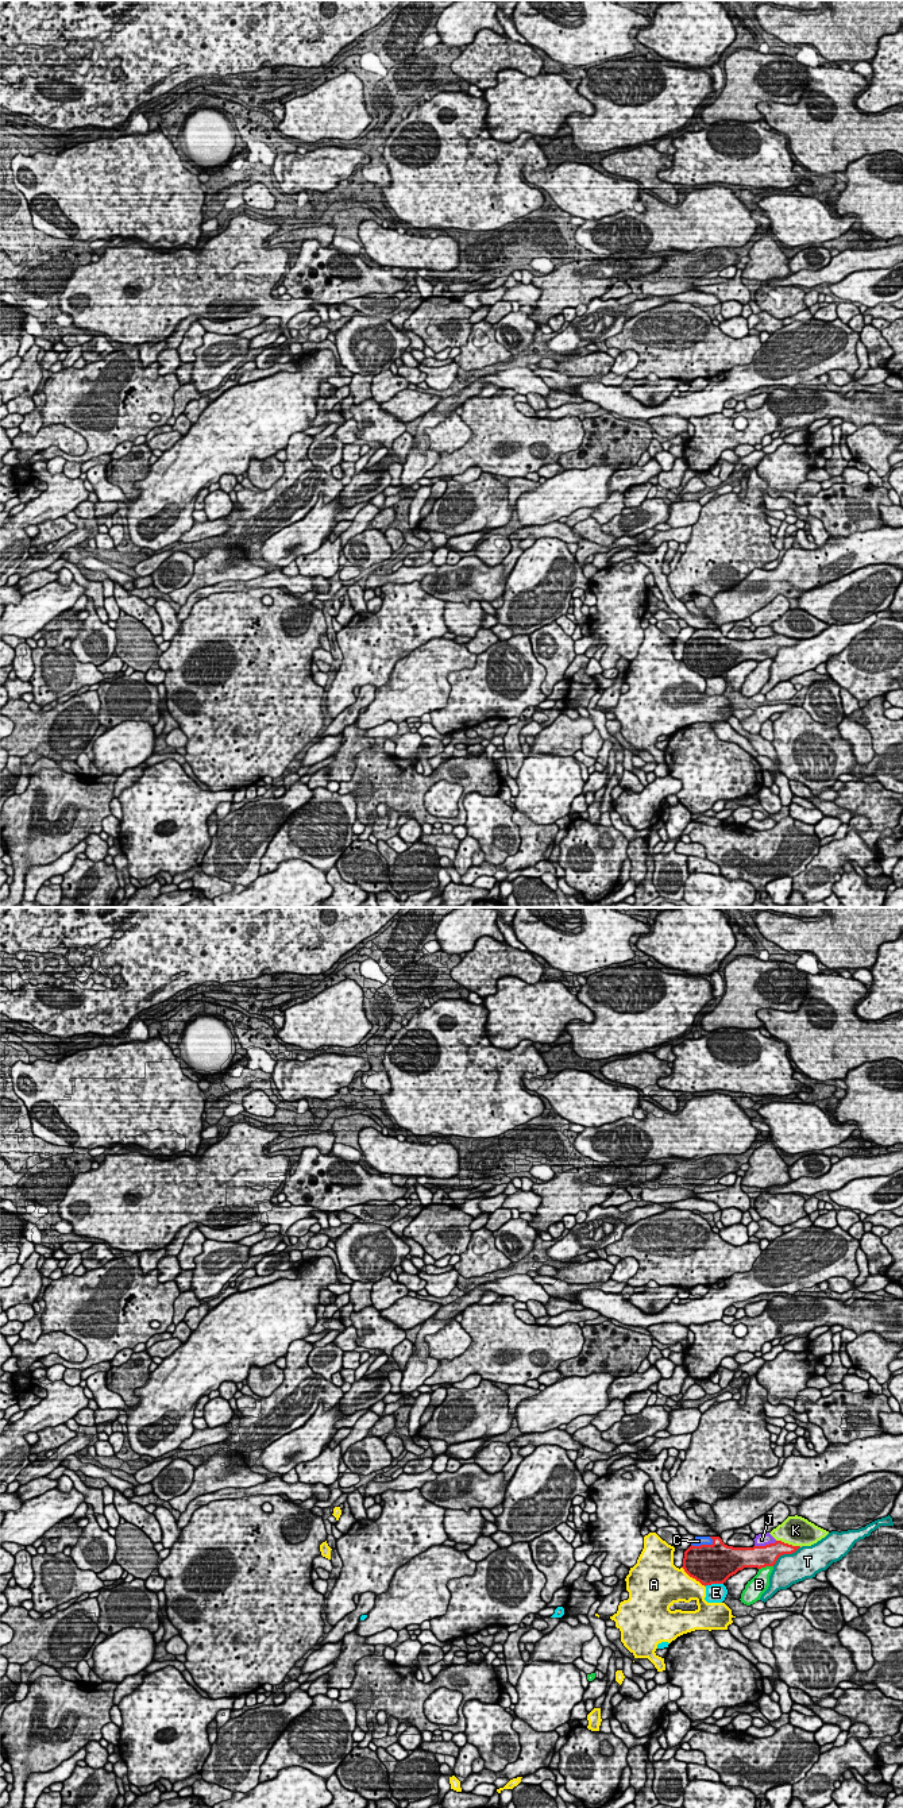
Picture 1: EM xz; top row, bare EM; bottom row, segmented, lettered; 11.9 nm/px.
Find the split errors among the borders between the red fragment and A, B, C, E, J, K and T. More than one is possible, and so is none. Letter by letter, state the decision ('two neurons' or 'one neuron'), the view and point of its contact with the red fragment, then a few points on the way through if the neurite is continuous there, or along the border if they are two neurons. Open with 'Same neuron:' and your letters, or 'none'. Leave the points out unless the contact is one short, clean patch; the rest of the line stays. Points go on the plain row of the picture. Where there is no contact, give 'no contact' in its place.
Same neuron: C
A: two neurons; contact xz (693, 670)
B: two neurons; contact xz (765, 658)
C: one neuron; contact xz (702, 637); way xz (709, 656), (702, 637), (698, 633)
E: two neurons; contact xz (713, 675); border xz (722, 675), (705, 678)
J: two neurons; contact xz (765, 637)
K: two neurons; contact xz (787, 636)
T: two neurons; contact xz (784, 646)

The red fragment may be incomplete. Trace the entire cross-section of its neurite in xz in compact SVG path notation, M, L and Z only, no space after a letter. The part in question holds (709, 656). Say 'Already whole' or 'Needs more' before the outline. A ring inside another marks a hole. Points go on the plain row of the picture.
Needs more. M695 629L684 644L682 660L705 679L723 676L744 660L773 659L780 648L792 647L799 640L782 633L765 639L733 640L719 629Z

